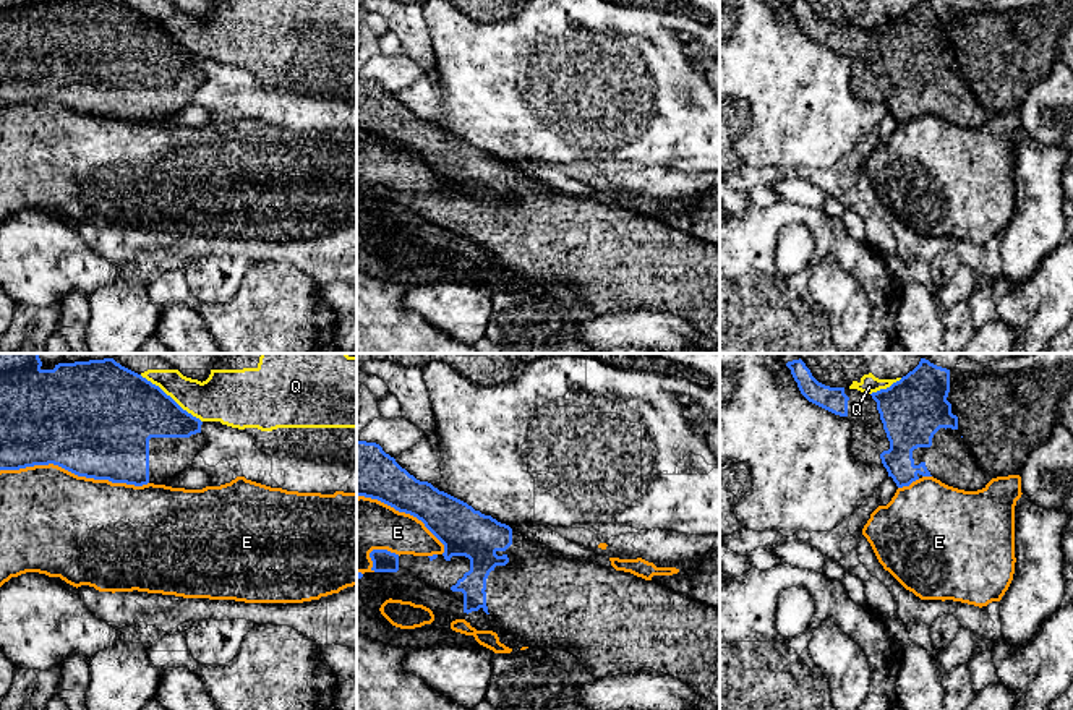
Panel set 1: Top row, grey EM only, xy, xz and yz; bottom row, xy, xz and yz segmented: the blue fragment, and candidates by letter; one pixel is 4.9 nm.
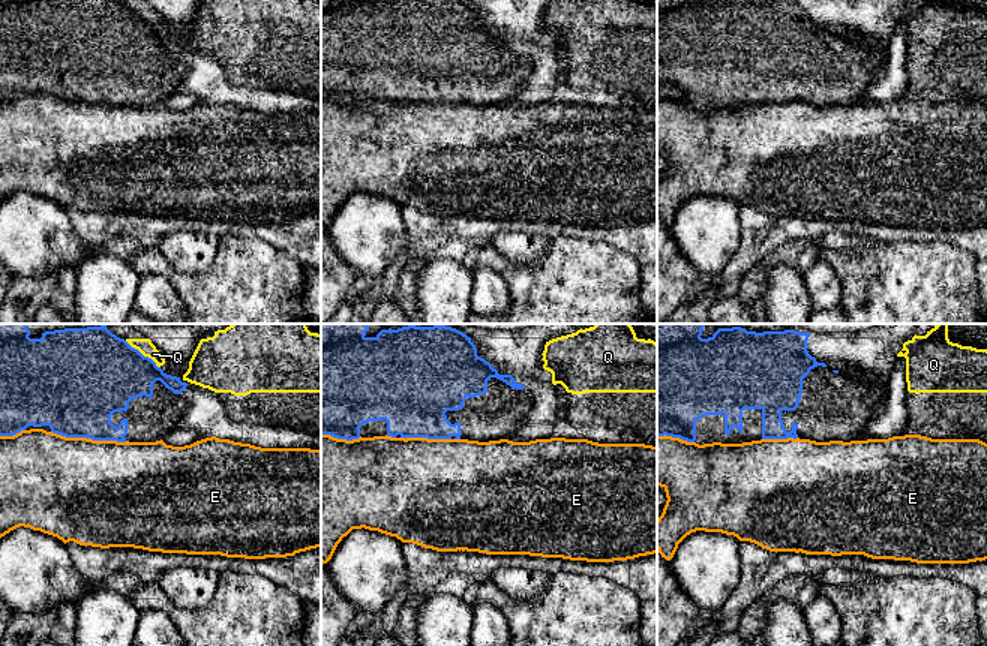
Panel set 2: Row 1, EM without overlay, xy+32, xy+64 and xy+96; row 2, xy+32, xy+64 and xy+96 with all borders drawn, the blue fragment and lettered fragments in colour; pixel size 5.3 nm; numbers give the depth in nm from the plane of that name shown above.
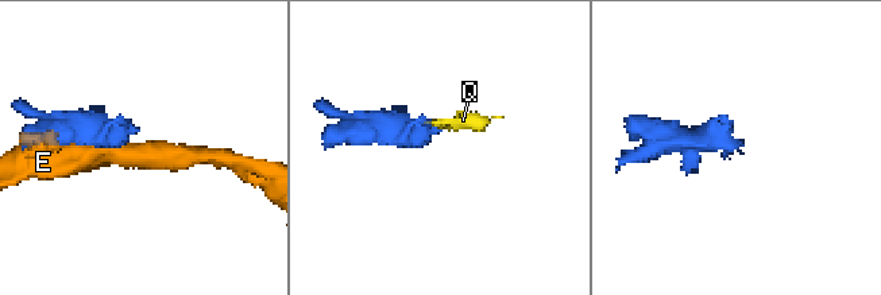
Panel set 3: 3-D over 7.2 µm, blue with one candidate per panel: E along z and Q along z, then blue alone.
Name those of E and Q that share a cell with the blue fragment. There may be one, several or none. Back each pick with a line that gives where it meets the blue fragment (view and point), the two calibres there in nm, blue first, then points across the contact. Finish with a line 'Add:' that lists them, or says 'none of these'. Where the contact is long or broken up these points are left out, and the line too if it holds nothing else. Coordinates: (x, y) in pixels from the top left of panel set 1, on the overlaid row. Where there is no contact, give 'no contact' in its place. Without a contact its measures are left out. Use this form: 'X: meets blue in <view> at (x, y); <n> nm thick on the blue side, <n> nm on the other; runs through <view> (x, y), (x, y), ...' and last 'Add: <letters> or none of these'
Add: none of these

